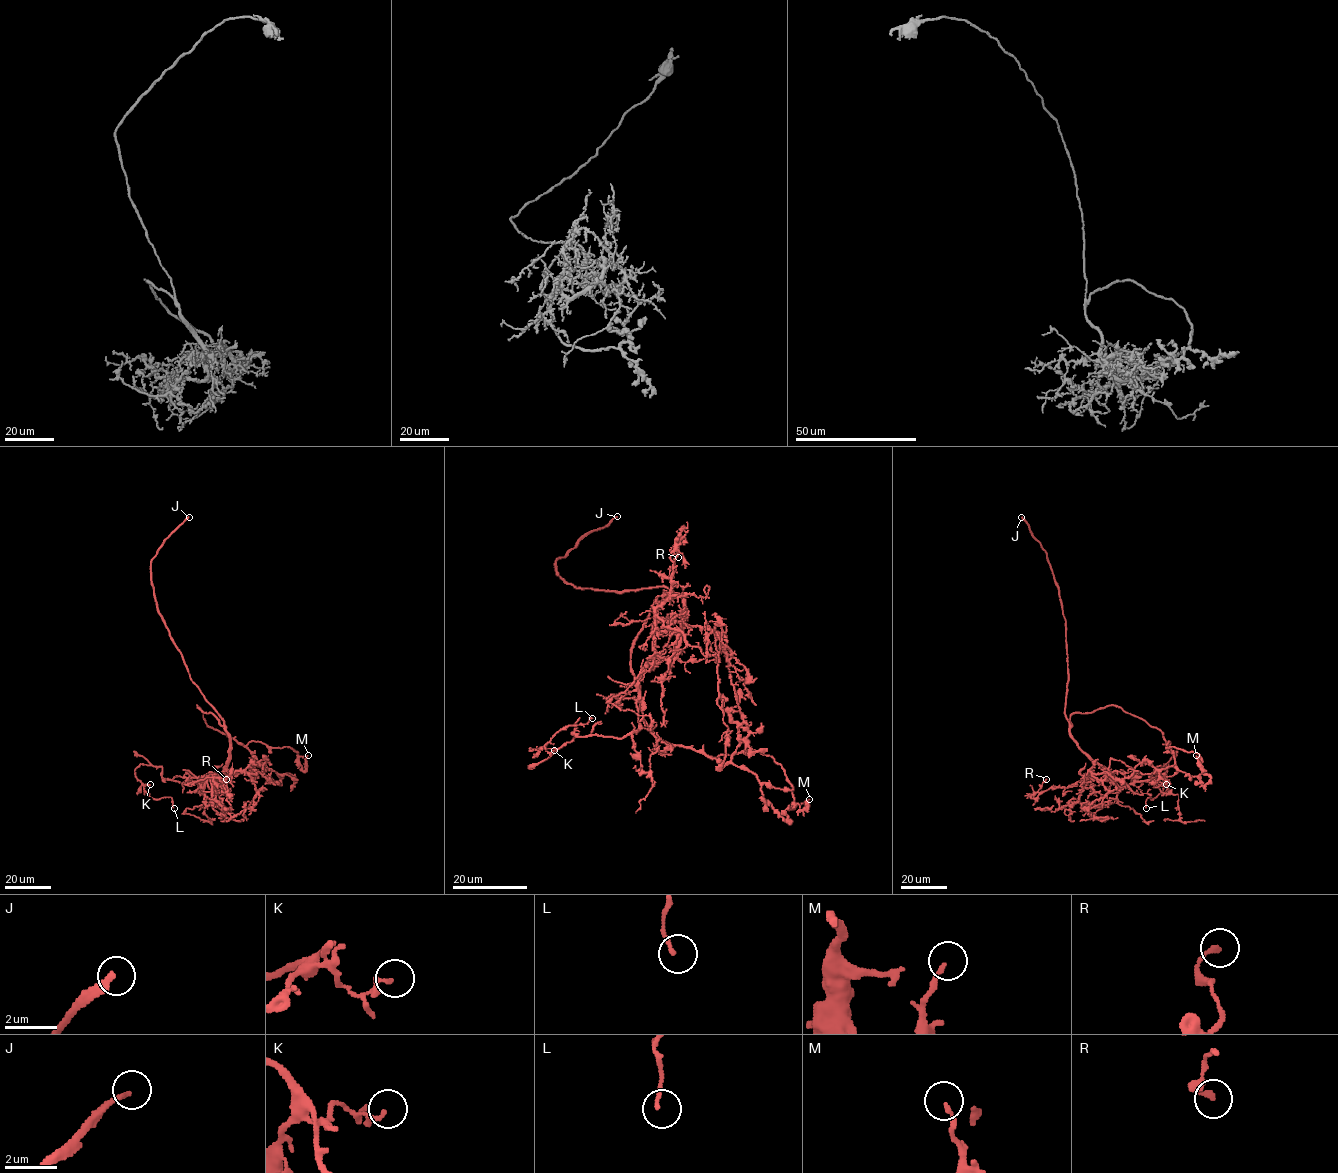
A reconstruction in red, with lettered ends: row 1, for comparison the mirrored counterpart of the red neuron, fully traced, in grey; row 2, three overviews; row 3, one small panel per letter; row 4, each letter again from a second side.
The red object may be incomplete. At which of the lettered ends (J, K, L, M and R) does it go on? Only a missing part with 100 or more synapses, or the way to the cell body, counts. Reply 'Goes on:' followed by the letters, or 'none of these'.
Goes on: J

